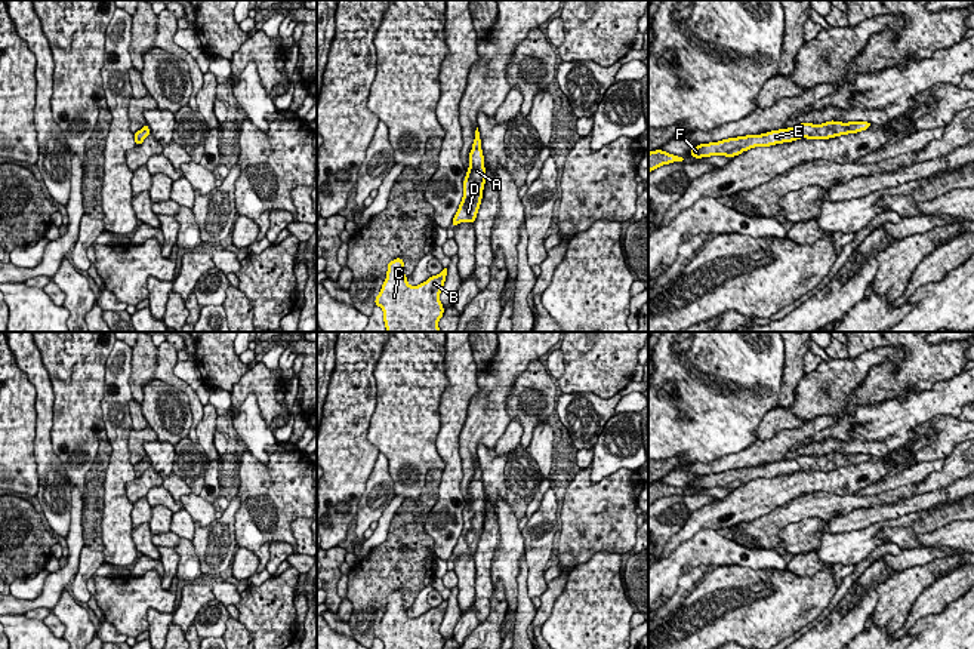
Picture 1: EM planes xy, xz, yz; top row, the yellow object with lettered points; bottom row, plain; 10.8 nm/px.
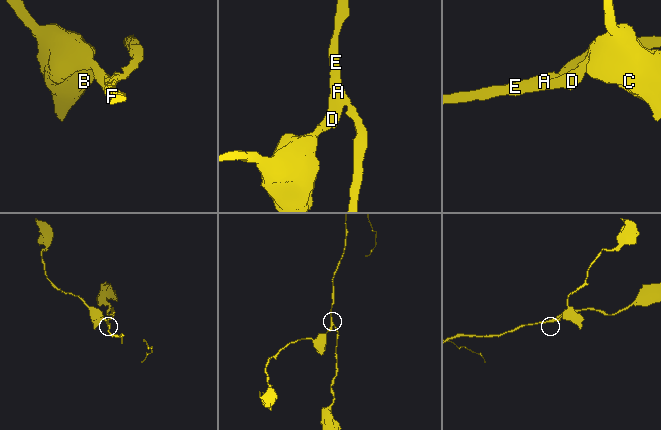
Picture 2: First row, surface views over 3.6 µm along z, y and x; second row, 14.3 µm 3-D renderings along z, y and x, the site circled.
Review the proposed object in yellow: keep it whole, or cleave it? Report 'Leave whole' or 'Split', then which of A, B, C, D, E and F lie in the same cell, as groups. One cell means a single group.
Leave whole. Groups: A B C D E F

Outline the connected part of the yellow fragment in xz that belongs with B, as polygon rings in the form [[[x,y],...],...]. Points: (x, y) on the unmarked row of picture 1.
[[[403,590],[392,591],[386,600],[386,610],[375,631],[375,637],[383,642],[383,649],[443,649],[440,625],[447,600],[417,618],[407,615]]]

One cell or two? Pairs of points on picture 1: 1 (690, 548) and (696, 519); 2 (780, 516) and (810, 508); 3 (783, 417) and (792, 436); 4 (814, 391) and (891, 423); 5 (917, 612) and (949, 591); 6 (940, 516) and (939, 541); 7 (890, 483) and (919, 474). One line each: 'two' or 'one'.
1: two
2: one
3: two
4: two
5: one
6: two
7: one

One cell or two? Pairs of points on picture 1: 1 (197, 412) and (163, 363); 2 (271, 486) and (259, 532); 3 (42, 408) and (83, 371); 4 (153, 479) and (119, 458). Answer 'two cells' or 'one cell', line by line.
1: one cell
2: one cell
3: two cells
4: two cells

